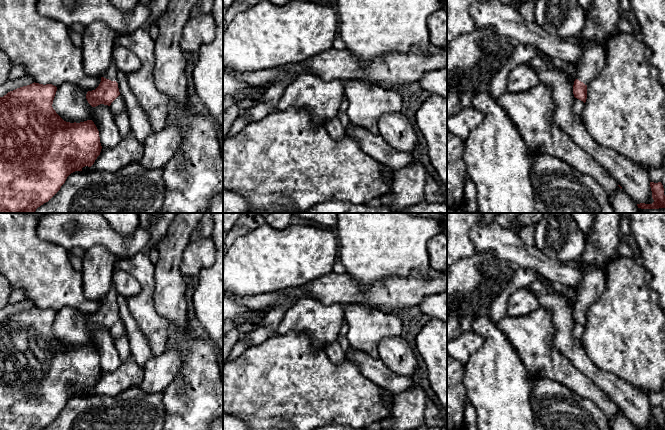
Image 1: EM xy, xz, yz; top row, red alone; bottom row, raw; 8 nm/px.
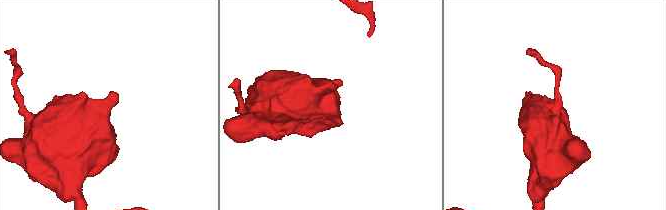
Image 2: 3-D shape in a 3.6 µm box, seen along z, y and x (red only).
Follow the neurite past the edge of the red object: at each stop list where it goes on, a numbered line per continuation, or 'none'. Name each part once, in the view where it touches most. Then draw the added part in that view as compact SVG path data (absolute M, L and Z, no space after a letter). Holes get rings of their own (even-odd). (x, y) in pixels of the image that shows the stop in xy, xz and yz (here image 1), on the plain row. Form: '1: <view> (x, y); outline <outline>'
1: xy (111, 297); outline M113 285L102 301L109 303L111 305L117 305L117 294L118 293Z

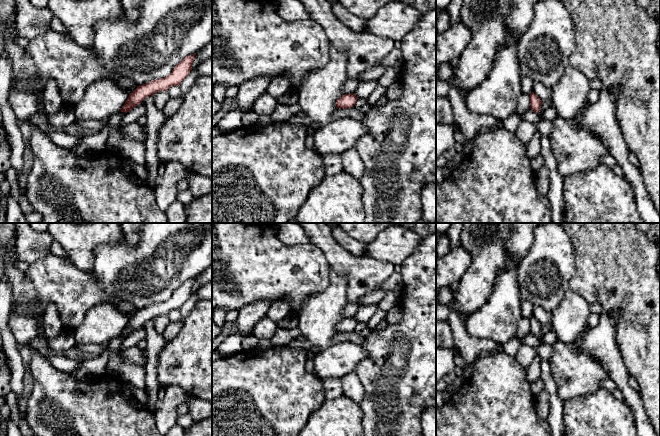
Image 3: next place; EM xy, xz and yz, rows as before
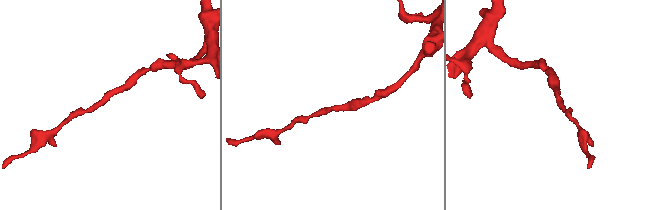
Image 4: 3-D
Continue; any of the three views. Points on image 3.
none

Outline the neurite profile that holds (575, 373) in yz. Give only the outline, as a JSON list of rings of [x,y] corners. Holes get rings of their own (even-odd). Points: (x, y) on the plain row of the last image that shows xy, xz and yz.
[[[586,325],[585,331],[574,344],[564,344],[559,340],[551,344],[553,354],[548,361],[562,401],[595,393],[601,388],[600,382],[609,378],[593,357],[578,350],[583,337],[590,330],[591,327]]]

